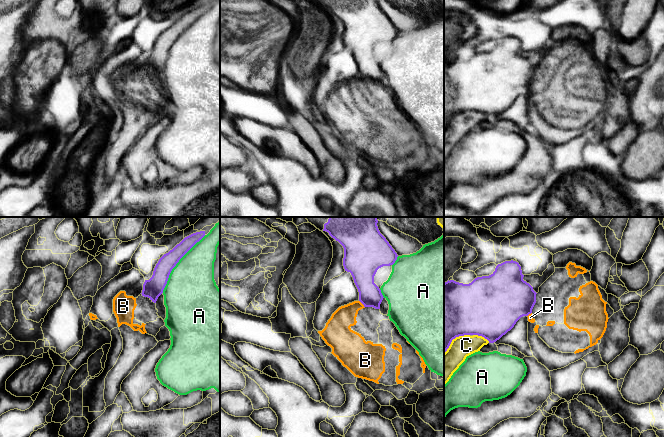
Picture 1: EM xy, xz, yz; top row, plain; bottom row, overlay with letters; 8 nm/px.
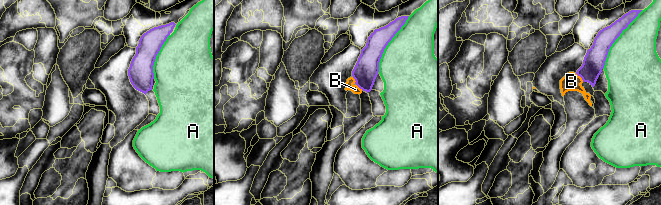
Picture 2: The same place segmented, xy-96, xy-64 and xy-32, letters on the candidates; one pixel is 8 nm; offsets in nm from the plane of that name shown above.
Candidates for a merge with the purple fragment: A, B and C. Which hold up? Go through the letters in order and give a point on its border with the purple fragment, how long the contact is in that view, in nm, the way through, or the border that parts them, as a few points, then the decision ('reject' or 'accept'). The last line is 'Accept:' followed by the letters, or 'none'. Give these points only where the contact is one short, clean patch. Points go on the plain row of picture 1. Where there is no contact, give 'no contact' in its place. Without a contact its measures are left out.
A: xy (177, 38) | 600 nm | reject
B: xz (362, 79) | 80 nm | along xz (359, 76), (364, 83) | reject
C: yz (481, 111) | 150 nm | reject
Accept: none

